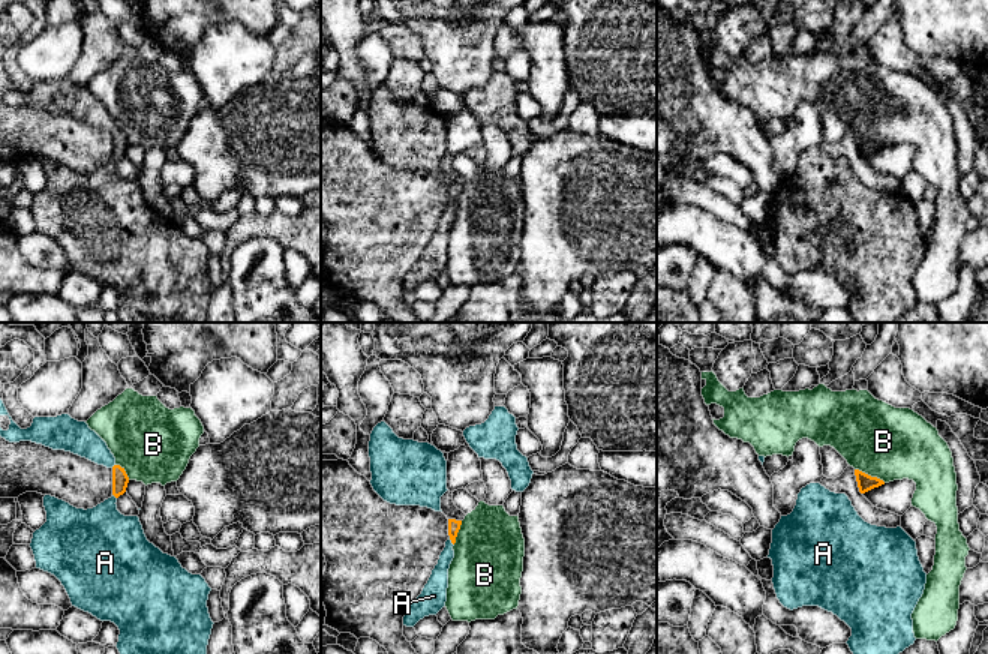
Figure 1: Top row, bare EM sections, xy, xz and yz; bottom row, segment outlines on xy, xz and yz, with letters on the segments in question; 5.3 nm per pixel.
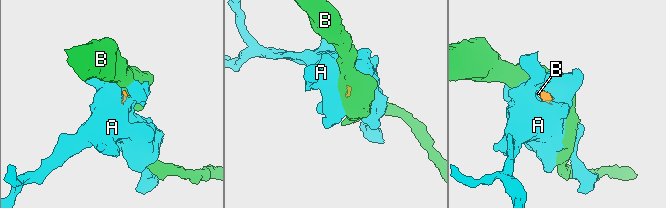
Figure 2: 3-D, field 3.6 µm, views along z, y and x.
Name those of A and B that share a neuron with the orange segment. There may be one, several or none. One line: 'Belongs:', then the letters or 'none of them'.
Belongs: A

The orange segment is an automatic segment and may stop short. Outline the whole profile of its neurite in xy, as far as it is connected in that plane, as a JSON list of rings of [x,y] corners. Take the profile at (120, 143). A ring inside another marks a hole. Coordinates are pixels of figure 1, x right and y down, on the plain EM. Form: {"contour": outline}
{"contour": [[[0,63],[0,80],[10,84],[7,94],[0,92],[0,100],[9,106],[31,105],[112,134],[112,160],[93,172],[76,172],[55,160],[43,160],[46,186],[33,196],[30,207],[36,232],[61,246],[72,270],[118,291],[115,310],[121,322],[205,322],[214,288],[207,272],[211,252],[201,238],[189,237],[175,220],[150,207],[138,180],[117,174],[117,162],[126,156],[129,141],[115,128],[106,106],[85,86],[69,78],[34,81],[30,92],[21,93]]]}

